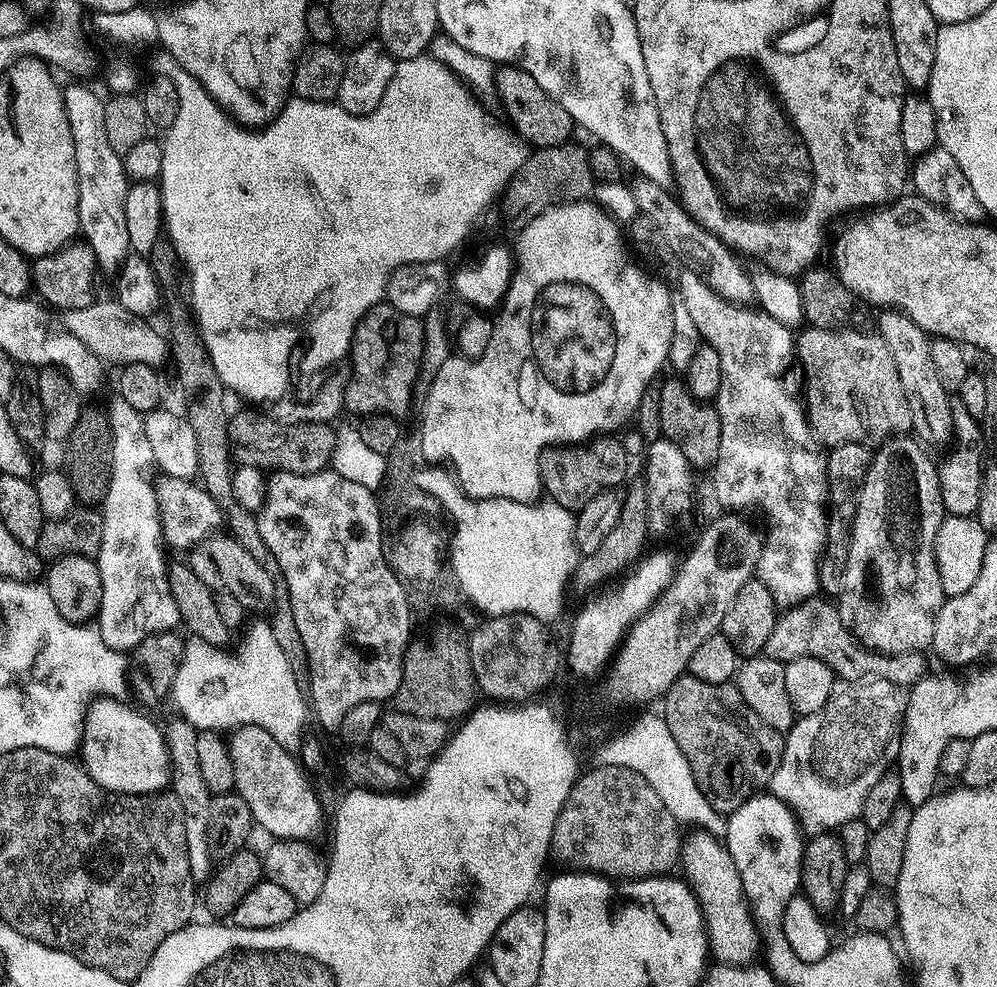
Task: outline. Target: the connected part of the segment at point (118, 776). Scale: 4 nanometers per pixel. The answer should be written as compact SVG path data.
M120 698L93 700L84 713L79 759L90 778L94 778L94 782L98 782L98 786L105 788L107 792L118 792L122 796L163 792L170 784L164 733L160 724L158 726L150 717L143 716L148 714L132 708L127 708Z

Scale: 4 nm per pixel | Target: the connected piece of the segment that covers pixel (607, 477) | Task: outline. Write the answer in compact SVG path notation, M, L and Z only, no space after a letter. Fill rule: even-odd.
M604 434L575 446L545 448L540 453L540 482L547 499L575 514L600 492L619 489L619 484L629 479L628 464L630 458L623 443L615 435Z

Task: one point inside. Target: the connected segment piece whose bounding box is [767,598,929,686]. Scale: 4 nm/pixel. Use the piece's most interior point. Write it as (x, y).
(811, 629)

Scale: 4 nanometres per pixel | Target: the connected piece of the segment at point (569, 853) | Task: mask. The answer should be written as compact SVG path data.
M602 765L591 769L585 776L584 773L577 775L576 783L558 814L558 822L554 822L551 859L560 864L568 864L564 866L577 872L623 878L625 881L669 875L673 871L671 868L680 864L682 847L682 828L674 814L666 810L662 798L654 794L650 782L646 782L642 774L626 770L626 766Z

